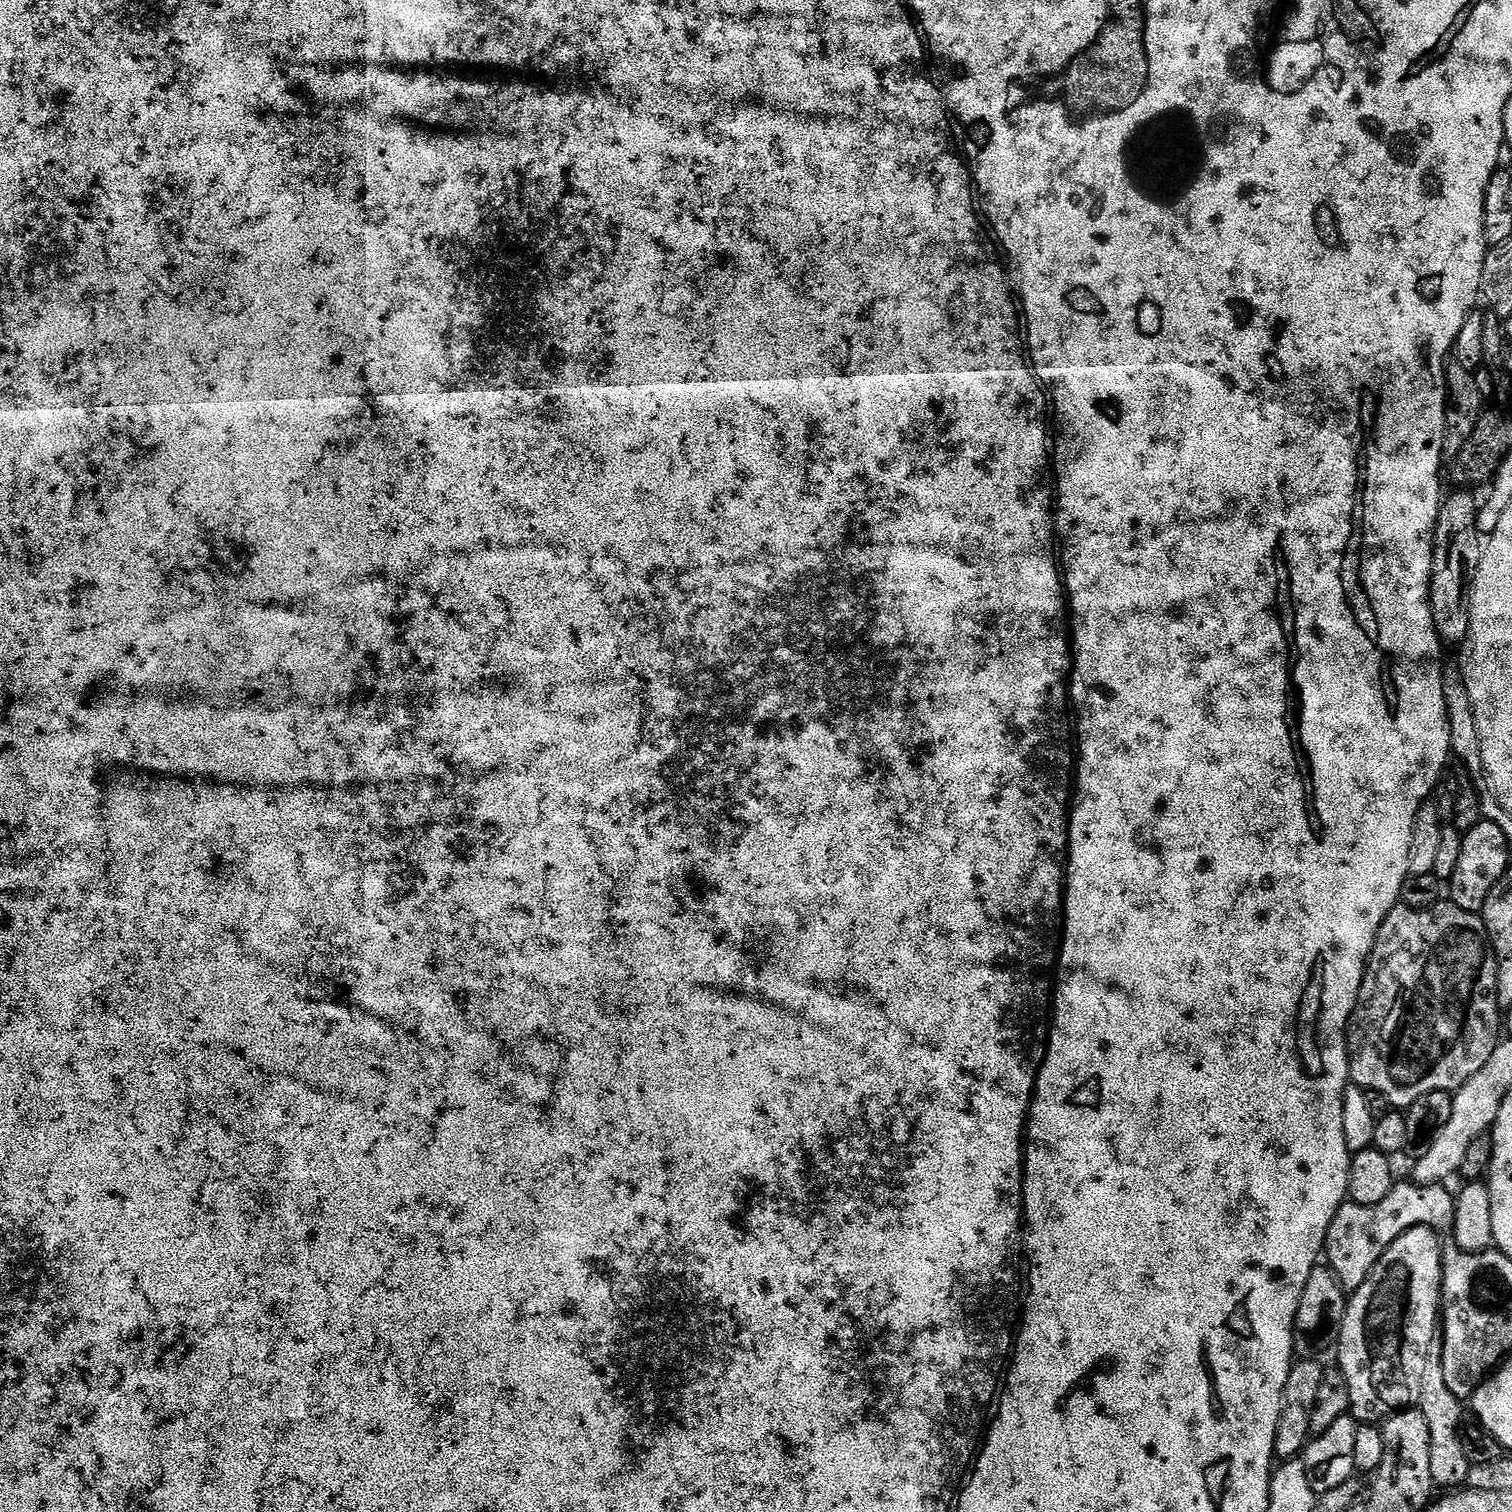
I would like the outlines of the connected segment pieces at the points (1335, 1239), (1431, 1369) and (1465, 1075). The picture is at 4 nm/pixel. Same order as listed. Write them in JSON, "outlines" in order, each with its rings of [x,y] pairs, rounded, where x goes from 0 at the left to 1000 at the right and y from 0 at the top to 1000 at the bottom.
{"outlines":[[[[924,782],[919,790],[917,790],[917,792],[914,792],[914,795],[909,798],[898,798],[890,795],[885,803],[882,803],[882,808],[880,808],[874,831],[890,855],[894,856],[899,853],[901,848],[905,847],[909,837],[913,834],[913,829],[930,813],[948,812],[955,816],[960,813],[963,800],[962,790],[960,788],[958,789],[957,785],[952,783],[931,782]]],[[[948,888],[944,892],[944,900],[943,907],[940,909],[940,919],[938,933],[943,938],[943,943],[946,943],[946,975],[948,982],[952,985],[966,985],[970,982],[971,976],[974,968],[970,966],[967,959],[966,946],[966,931],[967,927],[959,919],[956,919],[956,911],[954,909],[952,899],[954,898],[954,888]]],[[[927,597],[924,598],[922,602],[919,602],[919,604],[917,604],[909,620],[907,633],[905,635],[905,641],[902,642],[902,649],[899,653],[899,662],[897,663],[892,679],[892,711],[894,716],[905,722],[913,722],[914,726],[917,726],[919,731],[923,734],[931,734],[933,730],[938,729],[940,724],[962,723],[964,720],[975,713],[975,710],[978,710],[980,705],[983,705],[985,697],[988,697],[990,690],[993,687],[993,667],[989,657],[990,652],[989,632],[984,620],[981,605],[967,602],[960,597],[953,597],[948,601],[941,602],[931,601]]]]}

